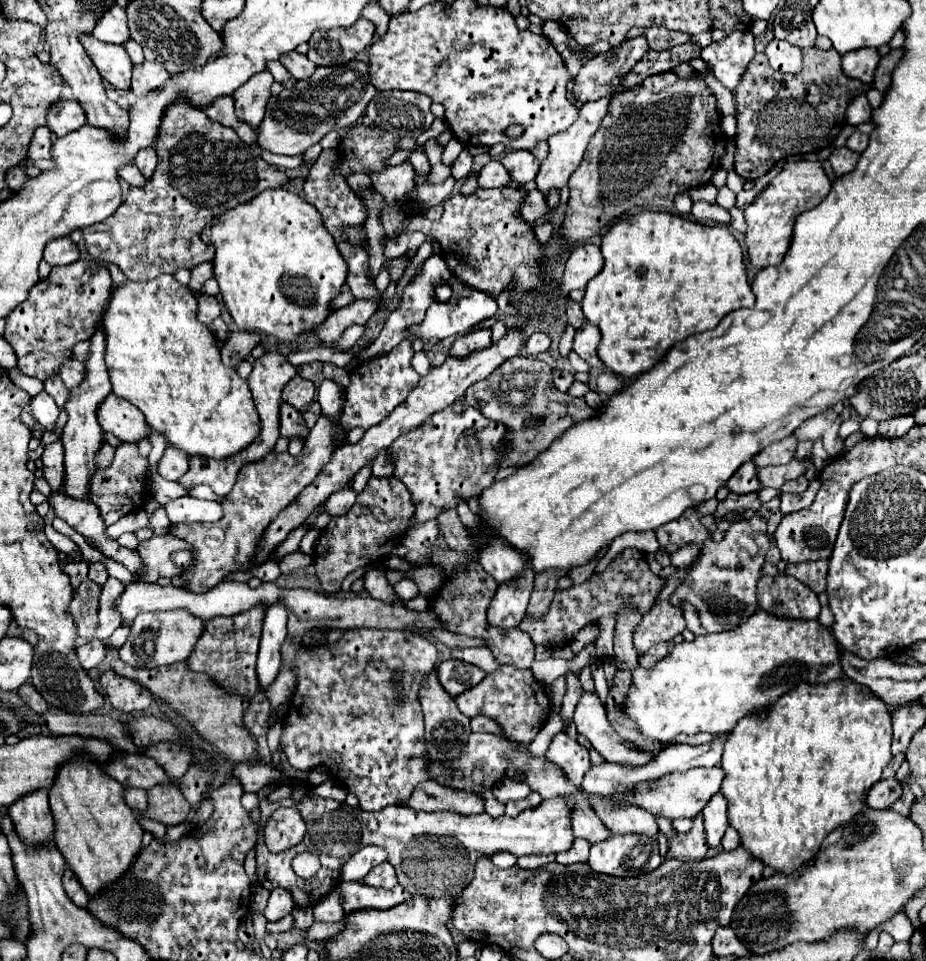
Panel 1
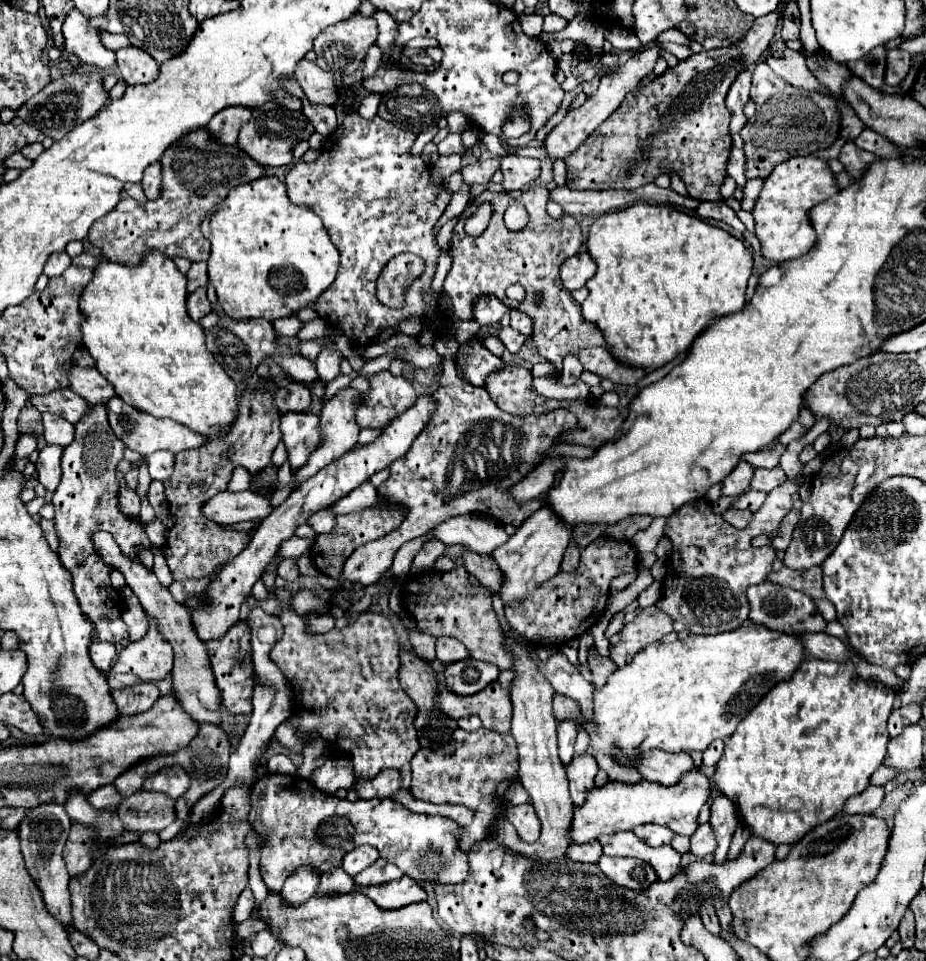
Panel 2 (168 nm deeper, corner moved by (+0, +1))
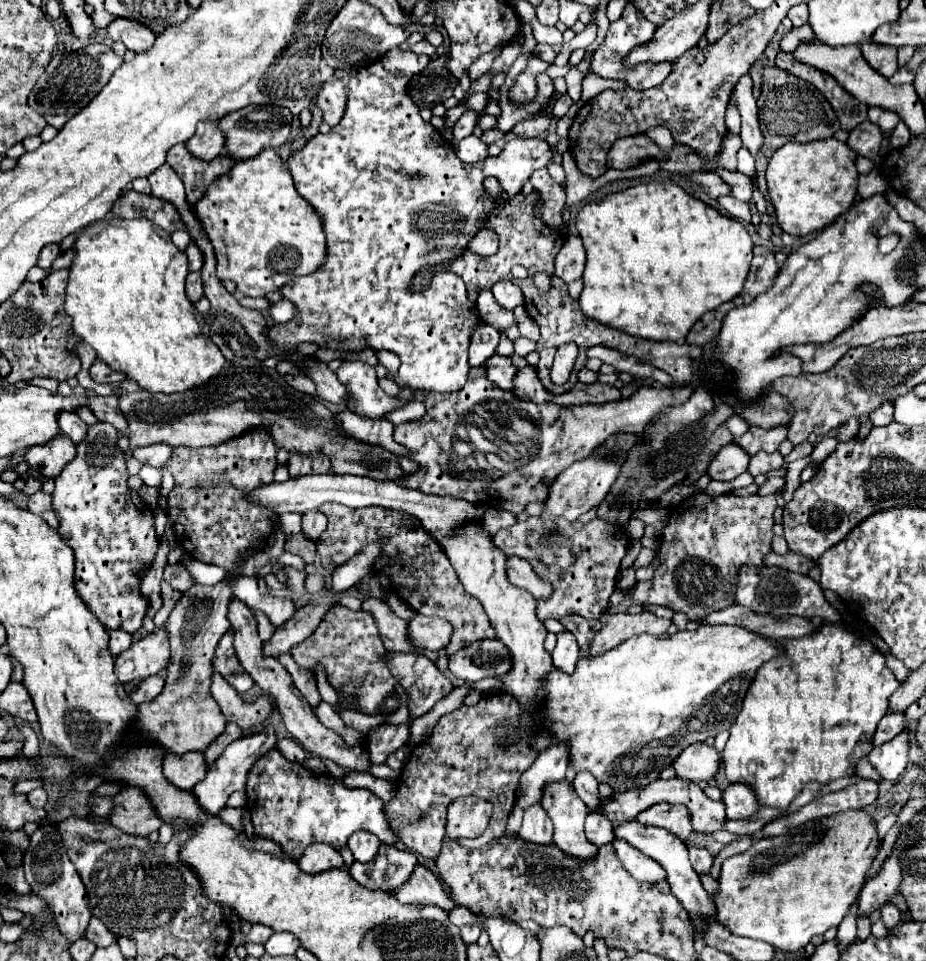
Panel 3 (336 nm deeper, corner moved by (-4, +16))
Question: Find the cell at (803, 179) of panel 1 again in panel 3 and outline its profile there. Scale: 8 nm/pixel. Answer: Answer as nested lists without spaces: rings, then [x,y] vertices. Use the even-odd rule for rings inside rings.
[[[837,138],[815,142],[789,142],[777,150],[767,166],[769,196],[777,208],[777,220],[783,232],[793,236],[811,236],[833,224],[851,208],[857,198],[857,152]]]

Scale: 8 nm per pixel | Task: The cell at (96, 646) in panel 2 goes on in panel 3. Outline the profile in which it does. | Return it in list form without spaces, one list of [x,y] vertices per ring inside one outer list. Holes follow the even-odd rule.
[[[109,632],[109,636],[111,636],[109,650],[111,650],[113,656],[119,656],[127,648],[131,648],[131,644],[133,644],[133,636],[127,634],[127,632]]]

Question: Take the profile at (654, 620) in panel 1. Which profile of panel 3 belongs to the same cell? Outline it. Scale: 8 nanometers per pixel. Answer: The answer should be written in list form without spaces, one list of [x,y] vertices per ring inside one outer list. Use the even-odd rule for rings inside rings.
[[[649,612],[639,614],[607,614],[603,628],[593,636],[593,644],[589,648],[591,656],[599,656],[615,646],[619,646],[623,640],[629,640],[637,634],[655,634],[661,636],[671,626],[671,620],[657,618]]]

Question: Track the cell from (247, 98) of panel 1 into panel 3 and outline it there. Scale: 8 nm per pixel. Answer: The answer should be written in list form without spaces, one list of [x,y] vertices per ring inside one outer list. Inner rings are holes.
[[[213,120],[213,124],[197,124],[193,138],[185,142],[189,154],[199,160],[213,160],[221,156],[221,144],[225,144],[225,138],[217,132],[217,120]]]

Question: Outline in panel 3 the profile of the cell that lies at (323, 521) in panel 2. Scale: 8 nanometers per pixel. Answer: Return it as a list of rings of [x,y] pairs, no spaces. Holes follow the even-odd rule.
[[[309,510],[309,512],[303,514],[301,528],[303,528],[305,538],[309,538],[311,542],[317,542],[317,538],[319,538],[319,536],[323,534],[323,530],[327,528],[327,520],[325,520],[323,512],[319,512],[319,510]]]

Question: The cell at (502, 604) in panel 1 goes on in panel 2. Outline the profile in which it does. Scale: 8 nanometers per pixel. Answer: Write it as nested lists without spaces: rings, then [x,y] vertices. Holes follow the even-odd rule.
[[[541,507],[535,511],[497,551],[495,561],[499,569],[503,571],[503,583],[499,589],[499,597],[503,605],[509,605],[511,601],[525,601],[527,597],[537,591],[537,587],[545,581],[549,581],[557,571],[563,561],[563,553],[567,547],[567,541],[571,537],[571,527],[563,525],[557,515],[553,515],[547,507]]]

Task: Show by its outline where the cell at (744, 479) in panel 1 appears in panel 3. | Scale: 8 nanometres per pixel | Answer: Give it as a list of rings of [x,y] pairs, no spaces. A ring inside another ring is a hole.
[[[737,444],[723,446],[707,464],[707,476],[713,480],[729,482],[743,474],[749,464],[749,454]]]

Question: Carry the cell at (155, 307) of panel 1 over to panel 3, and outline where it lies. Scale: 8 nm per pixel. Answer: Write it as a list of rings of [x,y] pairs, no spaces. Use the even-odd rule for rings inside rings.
[[[109,216],[101,222],[95,222],[87,228],[83,228],[77,238],[75,238],[75,244],[73,244],[73,250],[75,250],[75,258],[73,258],[73,264],[69,268],[69,280],[67,280],[67,296],[65,296],[65,314],[73,320],[73,332],[77,336],[81,336],[87,344],[91,344],[97,352],[97,356],[113,370],[119,370],[119,372],[125,372],[129,378],[133,378],[143,390],[149,390],[149,392],[165,392],[165,394],[171,394],[171,392],[185,392],[189,388],[195,388],[199,384],[203,384],[205,380],[209,380],[209,376],[217,376],[217,372],[221,372],[223,364],[225,364],[225,358],[221,354],[221,350],[209,340],[209,336],[205,336],[201,332],[201,326],[195,318],[195,306],[191,304],[191,300],[187,298],[185,294],[185,276],[187,276],[187,256],[185,252],[181,252],[173,242],[171,242],[171,236],[163,230],[159,230],[153,222],[145,220],[145,218],[137,218],[137,220],[125,220],[125,218],[117,218],[117,216]]]

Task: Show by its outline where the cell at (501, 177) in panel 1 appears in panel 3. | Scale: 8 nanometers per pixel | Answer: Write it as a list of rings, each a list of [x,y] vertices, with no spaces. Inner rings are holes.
[[[467,136],[455,144],[455,152],[463,162],[477,162],[485,160],[487,144],[483,144],[477,136]]]

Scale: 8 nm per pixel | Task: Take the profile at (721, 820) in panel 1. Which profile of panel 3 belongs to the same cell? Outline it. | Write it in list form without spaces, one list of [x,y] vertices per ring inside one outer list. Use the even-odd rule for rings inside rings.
[[[731,784],[725,788],[723,802],[727,806],[729,820],[747,820],[761,808],[755,790],[749,788],[749,784]]]

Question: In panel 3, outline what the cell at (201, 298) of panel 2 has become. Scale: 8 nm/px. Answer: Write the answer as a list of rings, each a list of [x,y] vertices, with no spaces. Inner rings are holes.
[[[199,272],[187,274],[187,296],[191,302],[197,302],[203,296],[203,280],[201,280]]]

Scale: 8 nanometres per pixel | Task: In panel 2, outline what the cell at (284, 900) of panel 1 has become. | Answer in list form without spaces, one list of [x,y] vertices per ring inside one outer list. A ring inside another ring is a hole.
[[[299,867],[293,875],[289,875],[289,879],[285,881],[285,885],[281,889],[283,903],[289,907],[303,905],[307,899],[311,899],[315,895],[317,883],[319,883],[319,873],[315,869]]]

